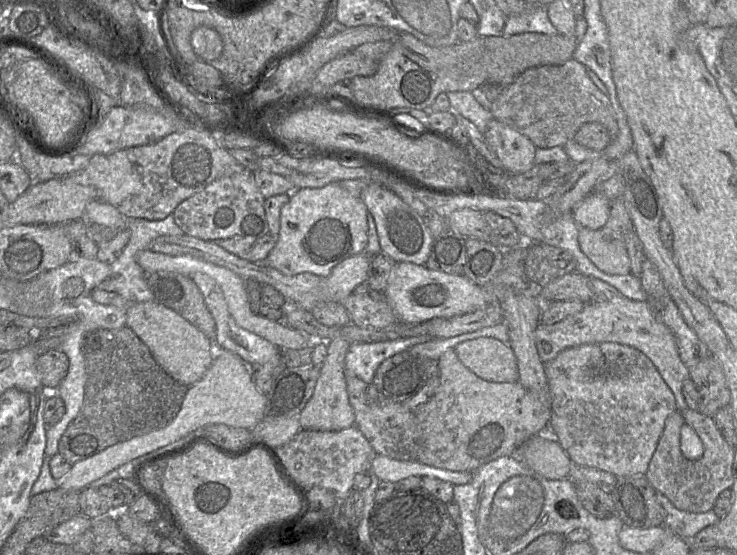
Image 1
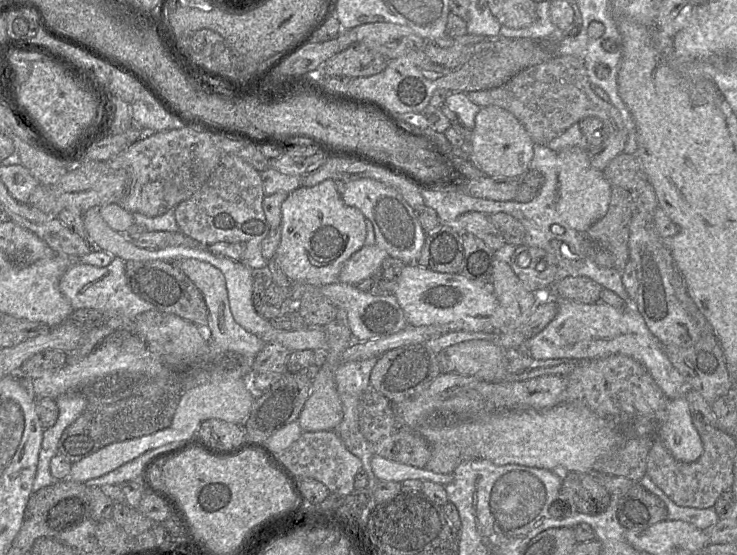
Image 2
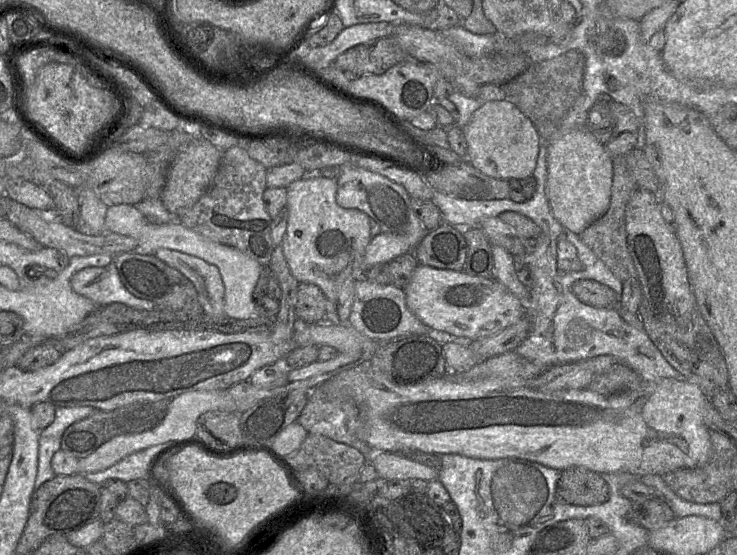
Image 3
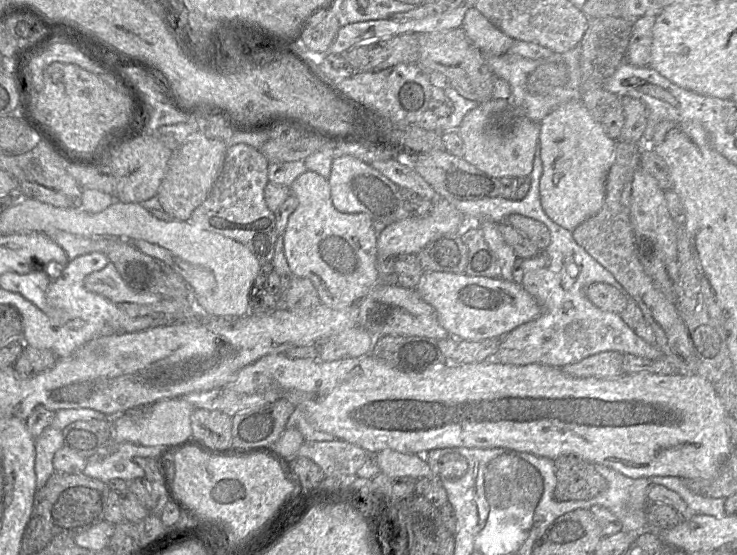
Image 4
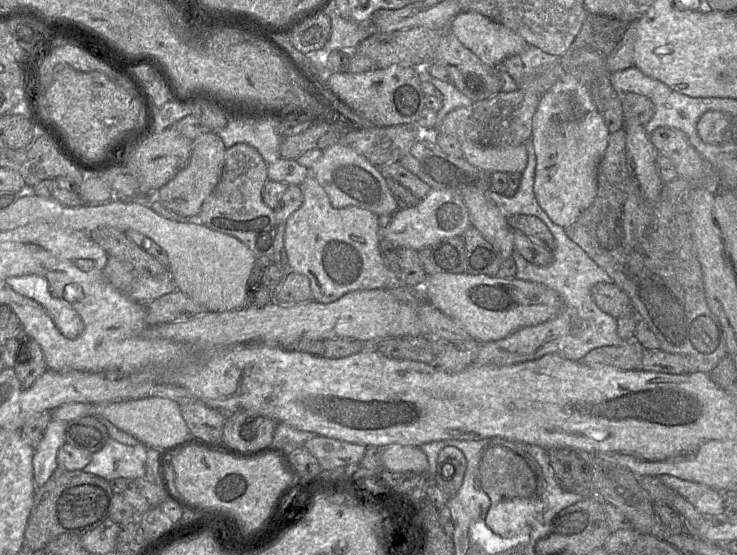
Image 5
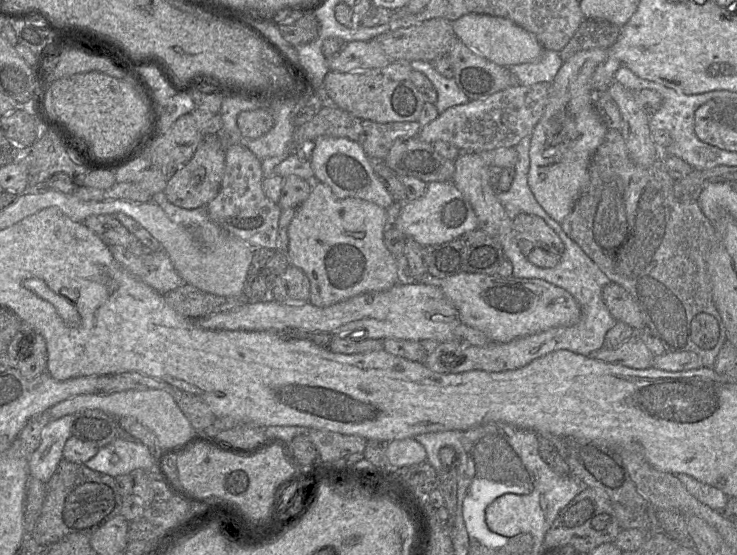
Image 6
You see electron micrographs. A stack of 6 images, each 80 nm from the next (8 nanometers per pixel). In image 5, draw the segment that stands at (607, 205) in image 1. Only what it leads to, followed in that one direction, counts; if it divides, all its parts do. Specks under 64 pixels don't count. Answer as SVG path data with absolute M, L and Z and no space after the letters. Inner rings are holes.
M564 72L540 98L532 121L536 155L533 188L540 207L556 225L570 226L593 203L598 165L609 134L589 91L572 74Z

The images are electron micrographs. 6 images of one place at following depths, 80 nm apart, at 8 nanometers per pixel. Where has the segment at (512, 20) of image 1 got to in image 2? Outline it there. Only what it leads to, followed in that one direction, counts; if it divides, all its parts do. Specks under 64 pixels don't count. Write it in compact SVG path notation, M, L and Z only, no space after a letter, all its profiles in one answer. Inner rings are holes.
M550 1L536 3L537 19L529 26L514 29L502 26L499 36L503 38L529 38L543 40L559 34L550 17Z

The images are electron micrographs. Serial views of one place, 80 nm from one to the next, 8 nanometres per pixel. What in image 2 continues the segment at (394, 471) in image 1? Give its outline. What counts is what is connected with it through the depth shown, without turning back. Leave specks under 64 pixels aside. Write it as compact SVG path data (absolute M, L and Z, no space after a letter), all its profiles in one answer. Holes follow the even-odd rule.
M374 455L371 459L372 471L379 481L393 481L401 483L405 480L422 480L439 483L443 486L453 480L452 473L442 474L417 468Z

